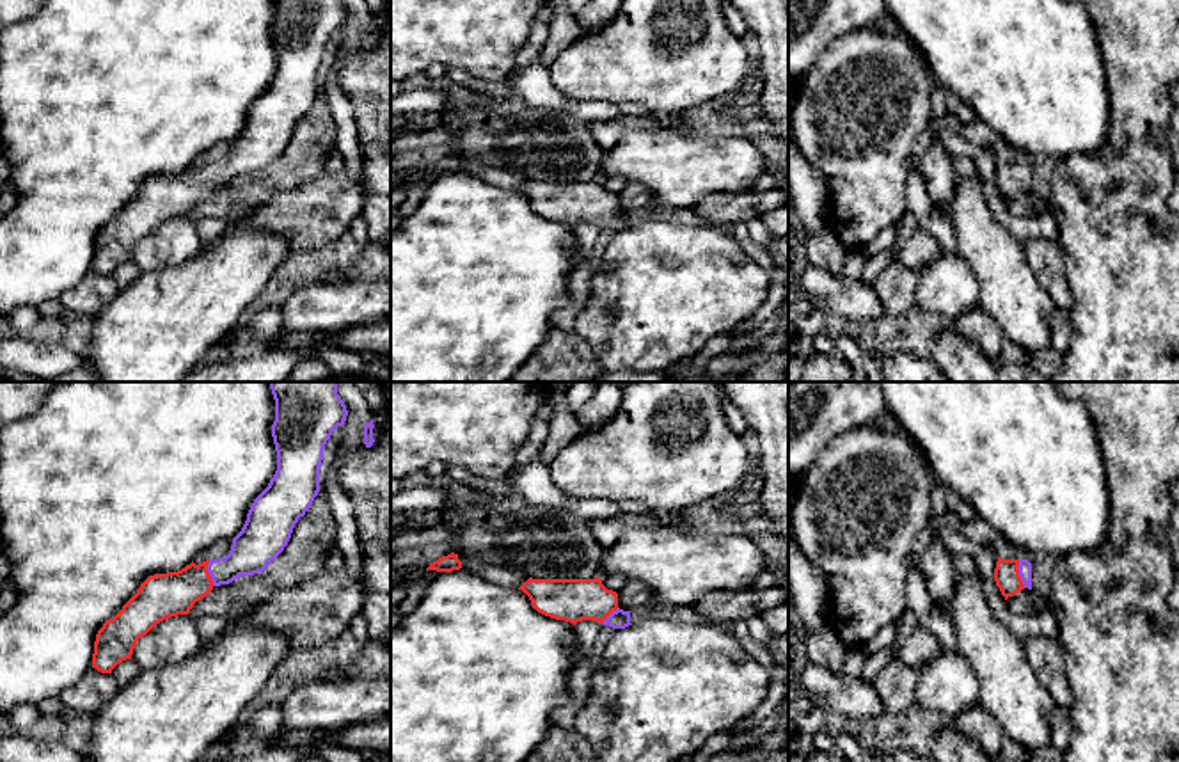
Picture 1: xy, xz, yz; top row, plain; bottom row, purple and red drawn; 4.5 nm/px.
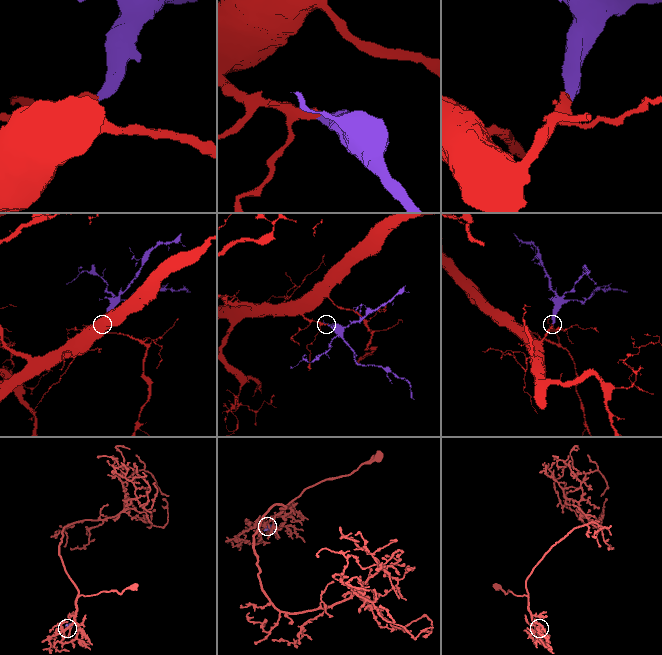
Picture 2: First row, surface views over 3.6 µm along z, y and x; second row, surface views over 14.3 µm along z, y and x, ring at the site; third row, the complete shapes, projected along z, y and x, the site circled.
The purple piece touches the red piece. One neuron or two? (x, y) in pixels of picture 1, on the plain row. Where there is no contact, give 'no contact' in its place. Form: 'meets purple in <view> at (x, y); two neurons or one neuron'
meets purple in yz at (1020, 176); one neuron

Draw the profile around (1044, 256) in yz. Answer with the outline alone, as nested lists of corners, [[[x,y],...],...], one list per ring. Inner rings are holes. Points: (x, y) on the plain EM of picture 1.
[[[1041,236],[1025,242],[1023,249],[1037,282],[1053,298],[1056,309],[1069,311],[1072,297],[1065,279],[1065,263],[1058,242]]]

